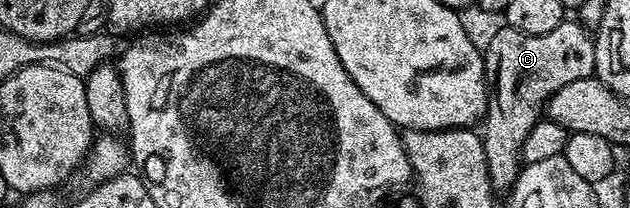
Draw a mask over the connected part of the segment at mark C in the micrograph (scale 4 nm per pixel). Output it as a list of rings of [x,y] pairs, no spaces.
[[[564,19],[549,35],[525,35],[516,29],[500,27],[487,49],[485,45],[483,68],[489,90],[489,104],[481,128],[487,174],[492,190],[507,191],[519,177],[525,135],[541,120],[547,100],[561,91],[565,83],[594,74],[595,42],[592,34],[575,19]]]

